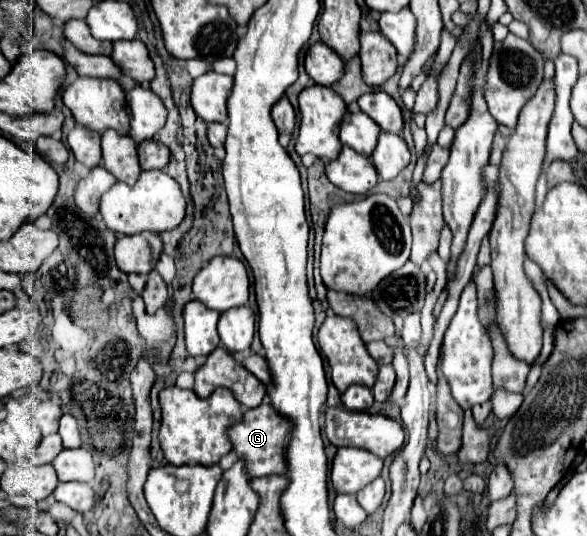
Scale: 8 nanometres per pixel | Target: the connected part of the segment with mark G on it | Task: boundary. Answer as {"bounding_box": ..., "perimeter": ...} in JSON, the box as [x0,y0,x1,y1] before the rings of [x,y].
{"bounding_box":[229,404,291,476],"perimeter":[[[261,404],[243,414],[243,420],[229,430],[229,438],[233,442],[233,450],[237,456],[245,458],[251,476],[267,476],[267,474],[287,474],[285,464],[285,448],[291,434],[291,420],[285,420],[271,404]]]}

